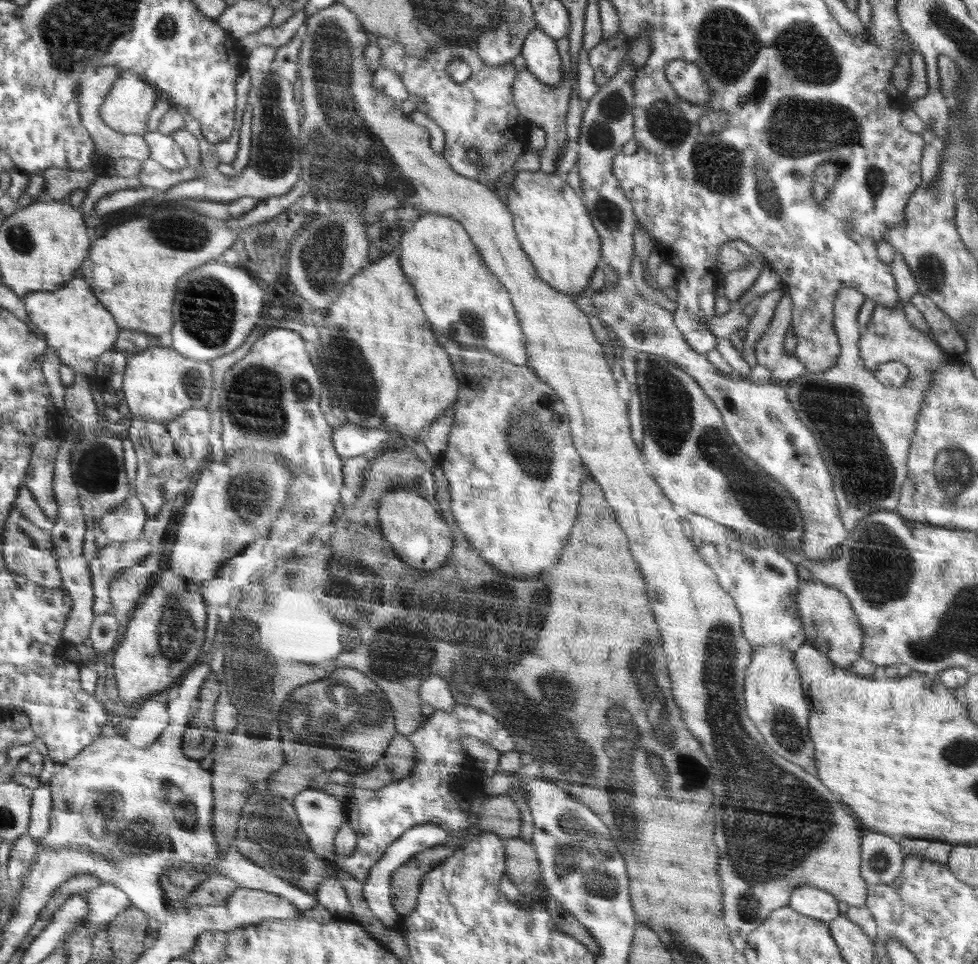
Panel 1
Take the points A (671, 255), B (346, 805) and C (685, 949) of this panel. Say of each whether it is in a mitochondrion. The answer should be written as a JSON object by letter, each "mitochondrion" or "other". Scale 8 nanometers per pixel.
{"A":"other","B":"other","C":"mitochondrion"}

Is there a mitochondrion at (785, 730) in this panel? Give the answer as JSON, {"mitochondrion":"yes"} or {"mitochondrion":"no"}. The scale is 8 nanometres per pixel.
{"mitochondrion":"yes"}

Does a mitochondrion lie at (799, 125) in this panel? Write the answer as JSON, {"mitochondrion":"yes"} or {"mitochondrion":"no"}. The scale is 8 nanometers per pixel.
{"mitochondrion":"yes"}

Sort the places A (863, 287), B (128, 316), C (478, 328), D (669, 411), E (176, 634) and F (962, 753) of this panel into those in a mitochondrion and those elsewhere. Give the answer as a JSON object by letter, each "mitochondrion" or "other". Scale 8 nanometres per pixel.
{"A":"other","B":"other","C":"mitochondrion","D":"mitochondrion","E":"mitochondrion","F":"mitochondrion"}

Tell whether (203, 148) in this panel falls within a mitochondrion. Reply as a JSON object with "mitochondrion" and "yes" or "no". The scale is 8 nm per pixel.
{"mitochondrion":"no"}

